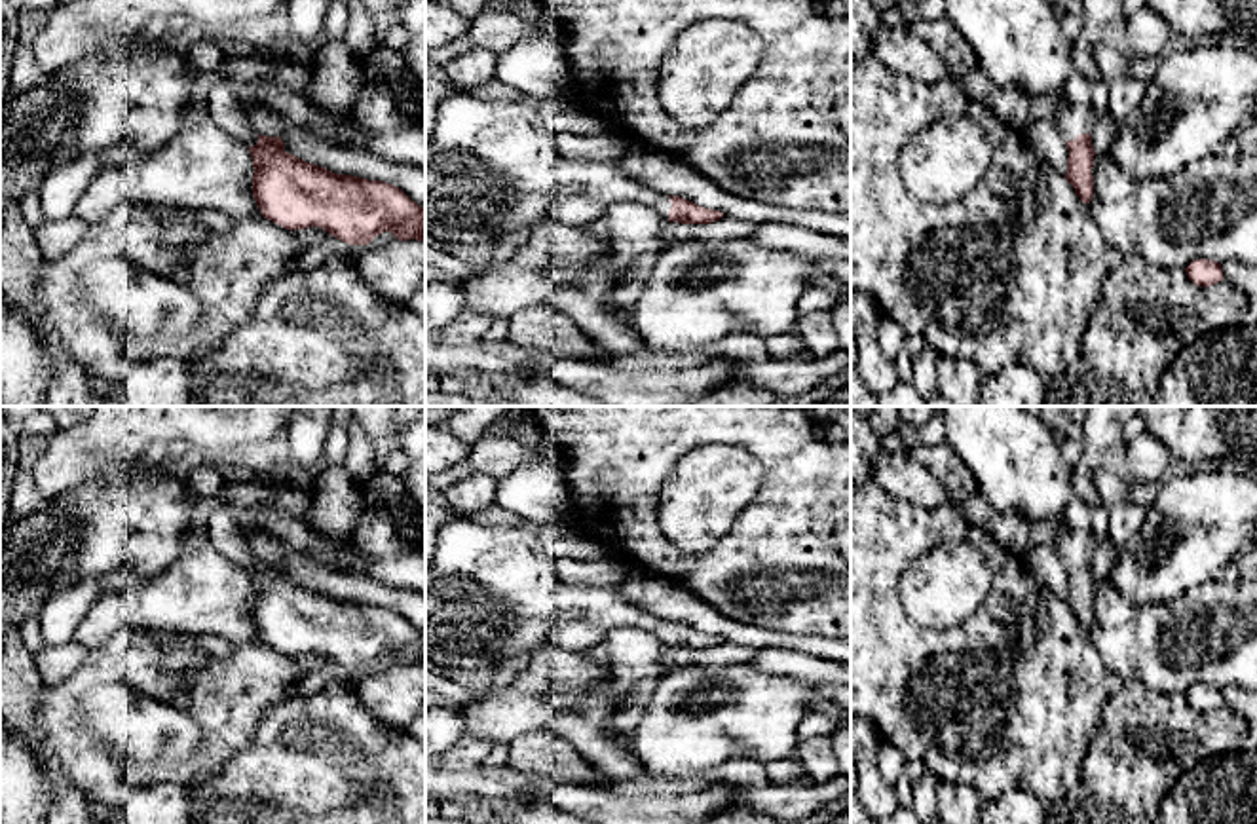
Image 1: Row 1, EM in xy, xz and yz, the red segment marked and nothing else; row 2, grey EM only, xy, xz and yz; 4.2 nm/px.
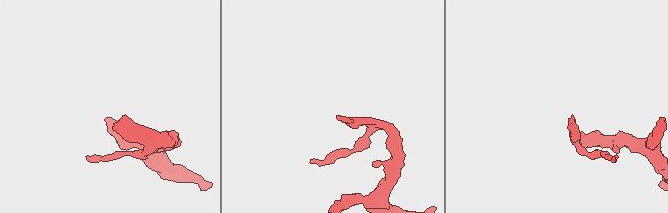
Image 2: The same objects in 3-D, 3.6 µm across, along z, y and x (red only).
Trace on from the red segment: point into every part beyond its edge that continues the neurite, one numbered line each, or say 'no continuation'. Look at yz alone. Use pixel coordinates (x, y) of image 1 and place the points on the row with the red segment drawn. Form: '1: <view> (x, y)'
1: yz (1073, 120)

